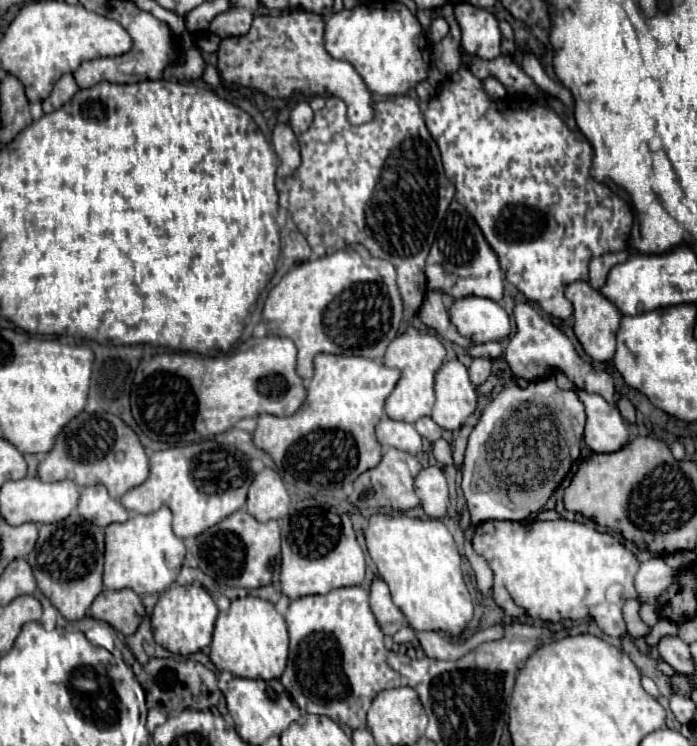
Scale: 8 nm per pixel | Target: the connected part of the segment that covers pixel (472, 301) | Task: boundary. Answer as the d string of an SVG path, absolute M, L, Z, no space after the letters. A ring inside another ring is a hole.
M466 295L454 299L448 313L460 335L470 337L474 343L500 341L510 334L508 313L492 299Z

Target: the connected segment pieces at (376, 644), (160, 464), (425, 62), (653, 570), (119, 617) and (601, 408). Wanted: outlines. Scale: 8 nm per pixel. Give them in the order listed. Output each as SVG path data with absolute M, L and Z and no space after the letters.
M358 585L332 589L326 595L294 599L286 613L290 657L282 685L302 711L326 715L350 729L364 729L372 699L384 689L400 687L402 679L386 665L384 633L370 611L368 595Z
M200 441L173 445L156 451L150 457L148 479L122 495L122 505L134 513L154 513L160 507L170 507L174 515L172 529L178 537L196 537L226 519L228 515L240 511L246 505L248 489L254 481L254 471L250 459L228 443Z
M378 1L358 5L354 9L342 9L340 13L328 17L324 43L326 51L334 59L352 63L366 81L368 89L376 95L406 95L420 81L428 79L430 45L422 33L420 21L404 3Z
M652 557L644 563L640 563L640 569L636 573L634 585L638 591L640 601L640 615L648 625L656 625L658 617L658 603L656 597L666 591L666 585L674 581L676 569L670 569L662 557Z
M104 589L92 603L90 613L98 621L106 621L122 635L132 635L142 623L146 609L142 599L132 589Z
M578 391L586 407L586 433L584 443L596 453L614 453L632 441L630 423L620 415L614 403L606 403L596 393Z

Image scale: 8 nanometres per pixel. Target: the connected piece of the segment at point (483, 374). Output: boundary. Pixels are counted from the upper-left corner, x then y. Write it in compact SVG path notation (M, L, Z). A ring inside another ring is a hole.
M488 357L474 359L468 371L470 371L472 383L474 383L474 385L482 385L482 383L488 379L488 375L492 373L492 359L488 359Z

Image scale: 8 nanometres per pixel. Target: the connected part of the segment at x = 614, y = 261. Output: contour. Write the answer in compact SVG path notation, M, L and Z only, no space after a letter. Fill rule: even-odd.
M618 251L618 253L606 253L600 255L596 259L590 261L590 285L594 285L596 289L602 289L606 285L606 277L610 273L610 269L622 261L628 259L628 251Z

